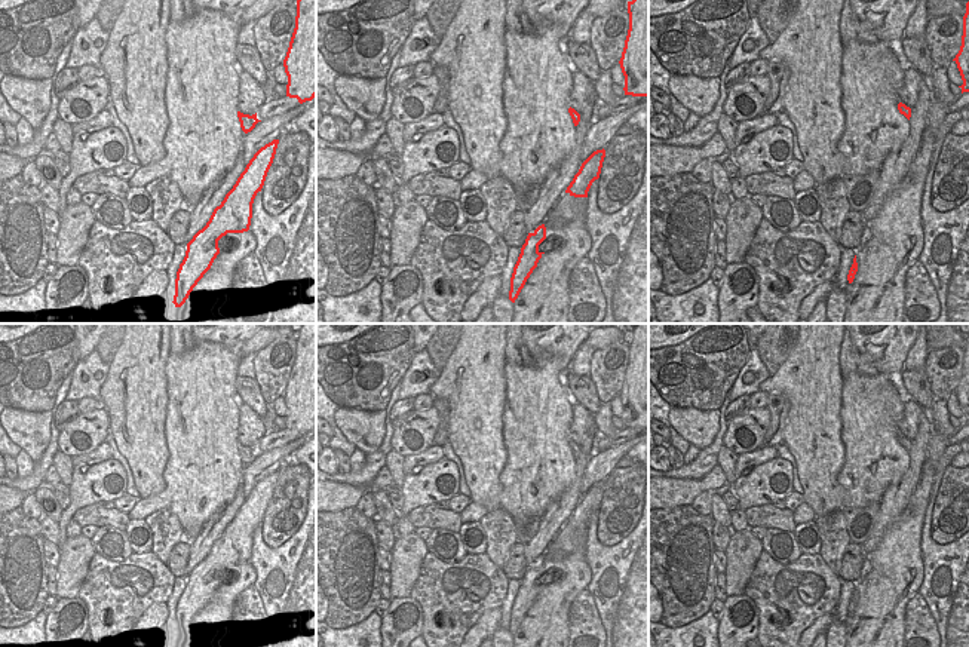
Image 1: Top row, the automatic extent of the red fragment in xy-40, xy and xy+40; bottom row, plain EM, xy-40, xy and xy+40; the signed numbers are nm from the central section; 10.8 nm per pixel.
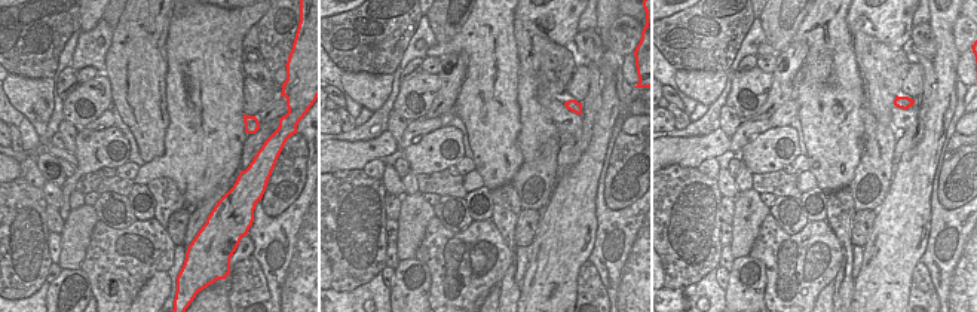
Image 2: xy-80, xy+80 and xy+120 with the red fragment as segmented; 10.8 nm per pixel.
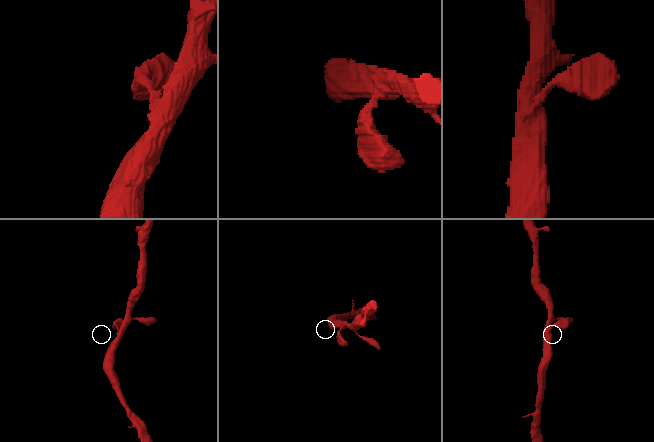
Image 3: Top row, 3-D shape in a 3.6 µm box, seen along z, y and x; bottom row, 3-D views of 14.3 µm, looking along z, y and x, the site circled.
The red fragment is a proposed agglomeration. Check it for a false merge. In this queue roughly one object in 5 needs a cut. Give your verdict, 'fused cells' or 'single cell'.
single cell

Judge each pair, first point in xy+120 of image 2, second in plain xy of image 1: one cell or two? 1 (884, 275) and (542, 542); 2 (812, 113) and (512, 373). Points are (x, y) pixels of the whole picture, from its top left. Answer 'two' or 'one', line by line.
1: two
2: two

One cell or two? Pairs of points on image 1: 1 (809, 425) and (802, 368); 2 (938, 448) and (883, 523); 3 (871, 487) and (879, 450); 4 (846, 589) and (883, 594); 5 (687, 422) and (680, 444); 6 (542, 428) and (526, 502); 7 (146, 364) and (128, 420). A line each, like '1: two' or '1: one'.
1: one
2: two
3: one
4: two
5: two
6: one
7: one

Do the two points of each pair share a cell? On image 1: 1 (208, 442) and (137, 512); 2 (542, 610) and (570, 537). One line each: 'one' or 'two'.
1: one
2: one

